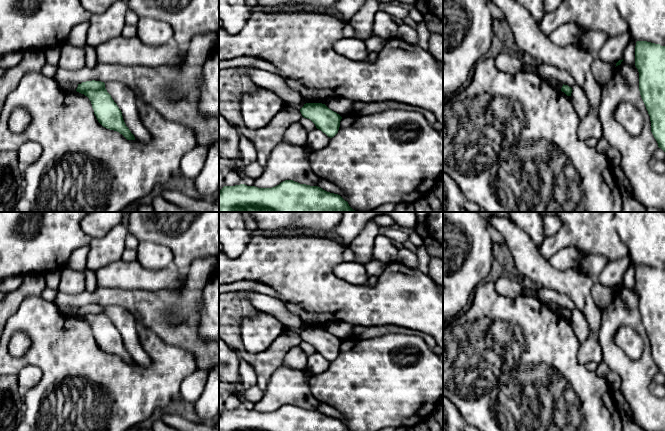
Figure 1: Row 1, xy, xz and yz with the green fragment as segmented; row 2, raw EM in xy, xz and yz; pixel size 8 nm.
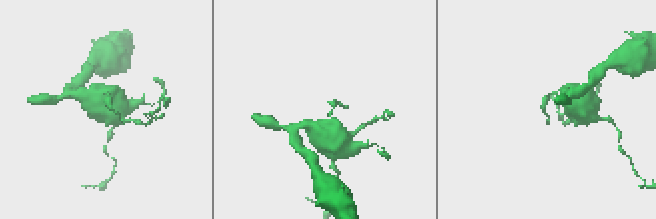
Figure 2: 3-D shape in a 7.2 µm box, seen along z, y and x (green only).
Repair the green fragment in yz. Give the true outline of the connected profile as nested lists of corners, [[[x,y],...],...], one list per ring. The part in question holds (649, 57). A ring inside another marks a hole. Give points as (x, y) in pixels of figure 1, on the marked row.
[[[637,41],[635,66],[639,72],[639,91],[651,121],[651,132],[658,147],[665,152],[665,46]]]

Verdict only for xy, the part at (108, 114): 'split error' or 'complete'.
complete

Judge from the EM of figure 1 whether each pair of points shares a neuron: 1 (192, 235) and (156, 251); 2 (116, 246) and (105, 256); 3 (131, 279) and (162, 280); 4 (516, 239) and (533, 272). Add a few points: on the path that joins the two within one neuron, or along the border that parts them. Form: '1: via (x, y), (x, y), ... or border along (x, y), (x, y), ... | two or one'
1: border along (142, 241), (167, 246), (173, 255), (173, 265) | two
2: via (113, 248), (108, 253) | one
3: via (139, 279), (154, 280) | one
4: via (522, 247), (530, 264) | one

